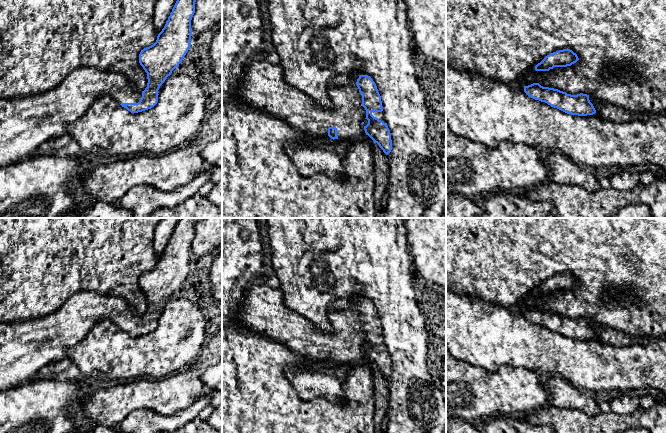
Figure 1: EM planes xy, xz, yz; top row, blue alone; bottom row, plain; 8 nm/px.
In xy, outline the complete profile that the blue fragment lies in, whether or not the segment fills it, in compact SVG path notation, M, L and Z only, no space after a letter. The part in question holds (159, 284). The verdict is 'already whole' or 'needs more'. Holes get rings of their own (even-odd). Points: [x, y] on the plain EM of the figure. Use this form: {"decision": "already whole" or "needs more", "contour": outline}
{"decision": "needs more", "contour": "M181 218L156 266L141 274L139 287L148 303L144 315L138 315L123 298L82 290L69 297L59 309L48 316L23 322L0 323L0 391L31 381L41 374L48 364L62 360L66 357L66 351L82 341L99 320L111 320L131 337L154 331L158 326L160 310L179 290L190 272L195 226L204 219Z"}

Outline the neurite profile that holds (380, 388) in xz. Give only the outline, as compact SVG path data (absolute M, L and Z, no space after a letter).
M373 364L371 371L373 378L373 398L375 407L373 422L375 425L382 425L385 424L390 411L389 387L387 385L387 379Z

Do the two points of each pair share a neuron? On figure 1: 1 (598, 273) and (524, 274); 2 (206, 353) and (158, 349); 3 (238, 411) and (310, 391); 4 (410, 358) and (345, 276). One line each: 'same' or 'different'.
1: same
2: different
3: different
4: same

